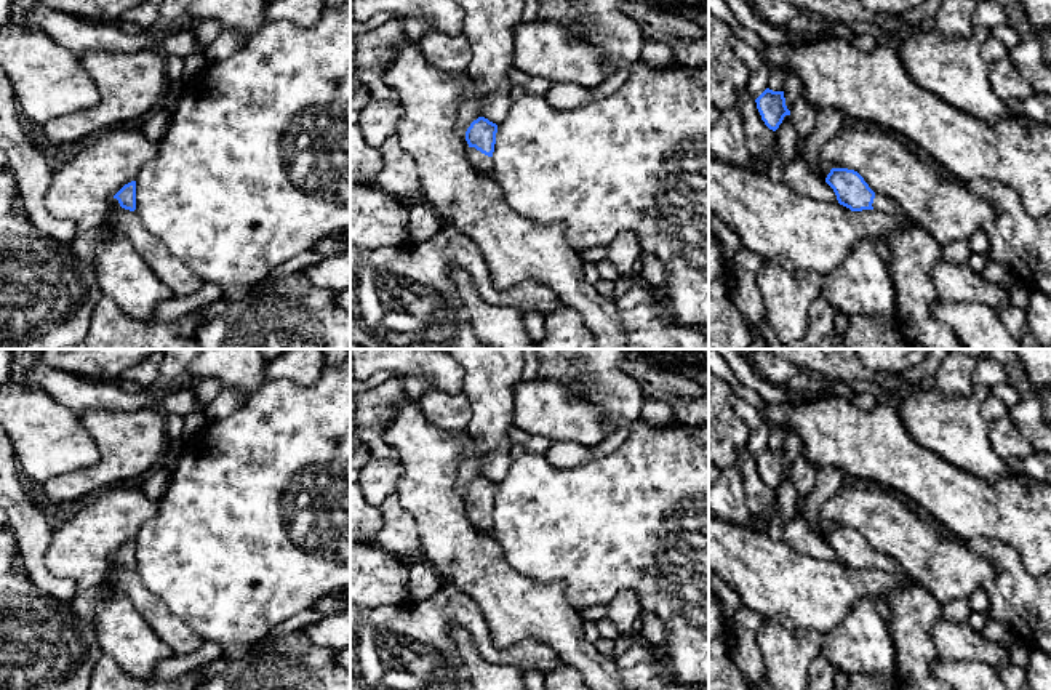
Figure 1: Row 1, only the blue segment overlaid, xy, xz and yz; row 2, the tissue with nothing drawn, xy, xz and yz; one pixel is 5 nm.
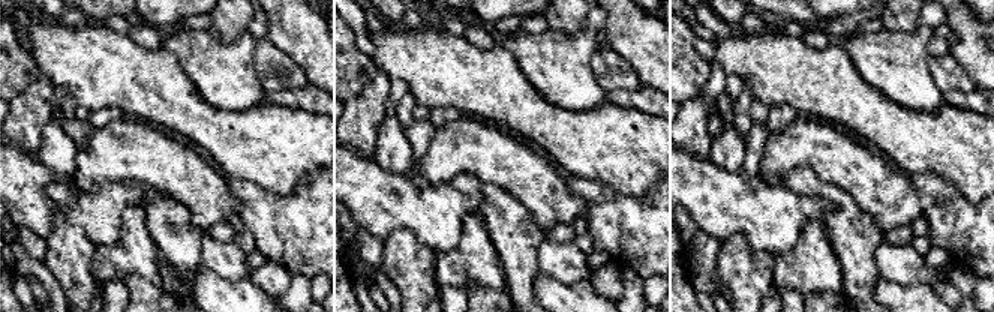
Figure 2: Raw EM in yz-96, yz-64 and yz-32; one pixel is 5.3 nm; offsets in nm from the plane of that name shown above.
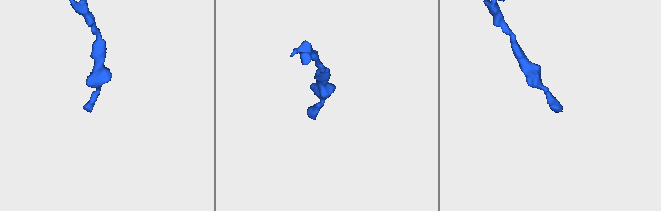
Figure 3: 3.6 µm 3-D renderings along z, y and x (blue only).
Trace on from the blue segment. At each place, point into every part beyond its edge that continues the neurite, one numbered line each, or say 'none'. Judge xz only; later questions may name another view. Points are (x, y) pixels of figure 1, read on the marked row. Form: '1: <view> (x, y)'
1: xz (483, 164)

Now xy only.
1: xy (111, 223)

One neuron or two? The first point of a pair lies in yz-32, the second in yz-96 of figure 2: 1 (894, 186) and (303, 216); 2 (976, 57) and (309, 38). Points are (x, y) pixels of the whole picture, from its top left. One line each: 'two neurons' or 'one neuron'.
1: two neurons
2: one neuron

